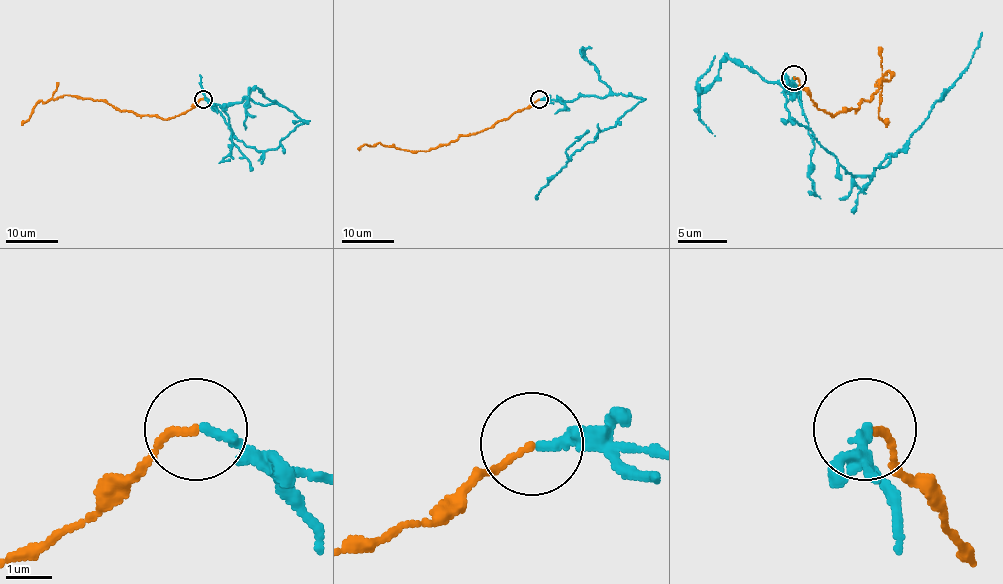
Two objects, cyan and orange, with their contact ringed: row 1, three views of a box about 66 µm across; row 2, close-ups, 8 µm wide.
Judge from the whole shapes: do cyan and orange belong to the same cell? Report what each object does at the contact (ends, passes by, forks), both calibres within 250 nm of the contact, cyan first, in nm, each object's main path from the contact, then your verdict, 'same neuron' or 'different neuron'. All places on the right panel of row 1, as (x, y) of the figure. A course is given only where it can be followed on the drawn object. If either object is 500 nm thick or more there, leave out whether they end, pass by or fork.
cyan ends | orange ends | 200/150 nm | cyan via (794, 77), (786, 109), (846, 171), (870, 175), (907, 146), (981, 33) | orange via (794, 77), (833, 116), (870, 99), (890, 77), (887, 70), (875, 84), (882, 89), (878, 116), (887, 126) | different neuron

